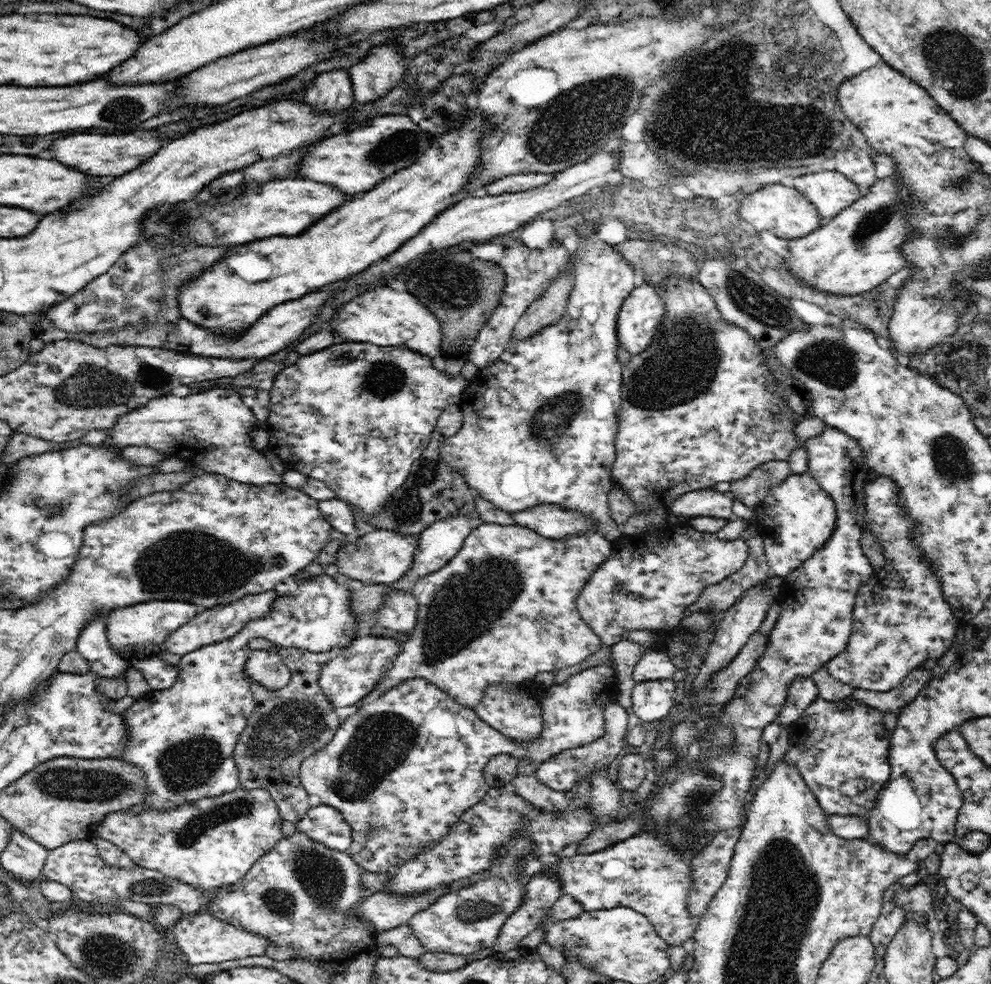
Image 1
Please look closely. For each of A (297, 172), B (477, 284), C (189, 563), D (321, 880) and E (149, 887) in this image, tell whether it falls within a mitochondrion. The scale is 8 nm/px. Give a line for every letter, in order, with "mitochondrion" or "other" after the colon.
A: other
B: mitochondrion
C: mitochondrion
D: mitochondrion
E: mitochondrion

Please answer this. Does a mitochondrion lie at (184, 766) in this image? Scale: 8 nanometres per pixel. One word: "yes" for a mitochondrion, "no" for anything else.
yes

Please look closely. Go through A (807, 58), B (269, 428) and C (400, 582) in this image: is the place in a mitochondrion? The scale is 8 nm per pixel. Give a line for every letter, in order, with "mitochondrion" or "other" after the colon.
A: other
B: other
C: other

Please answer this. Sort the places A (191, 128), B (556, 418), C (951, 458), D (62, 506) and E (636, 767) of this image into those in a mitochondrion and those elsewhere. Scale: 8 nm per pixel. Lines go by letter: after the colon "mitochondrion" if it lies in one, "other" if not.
A: other
B: mitochondrion
C: mitochondrion
D: mitochondrion
E: other

